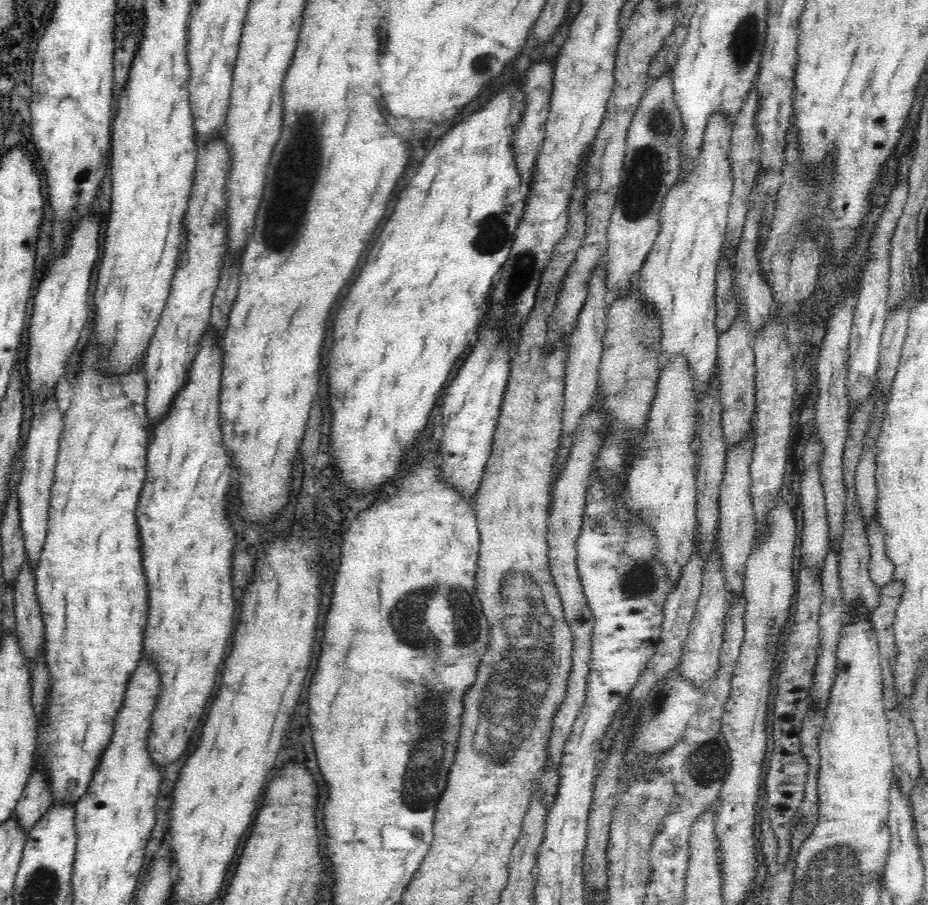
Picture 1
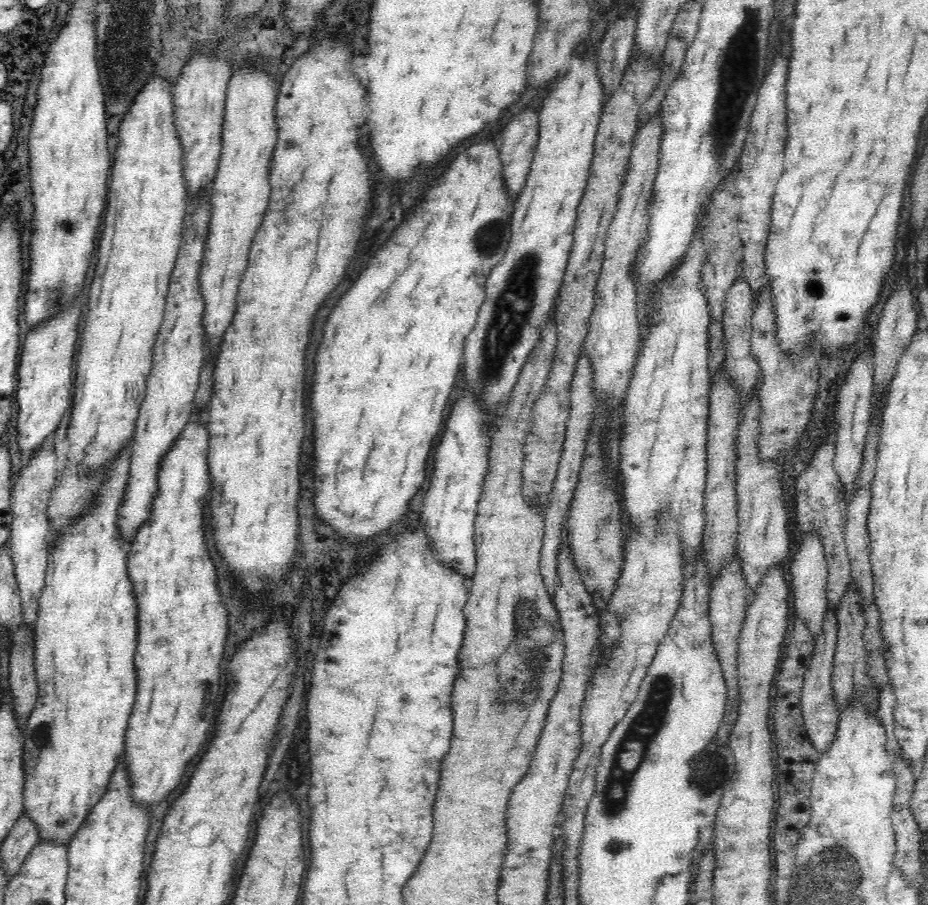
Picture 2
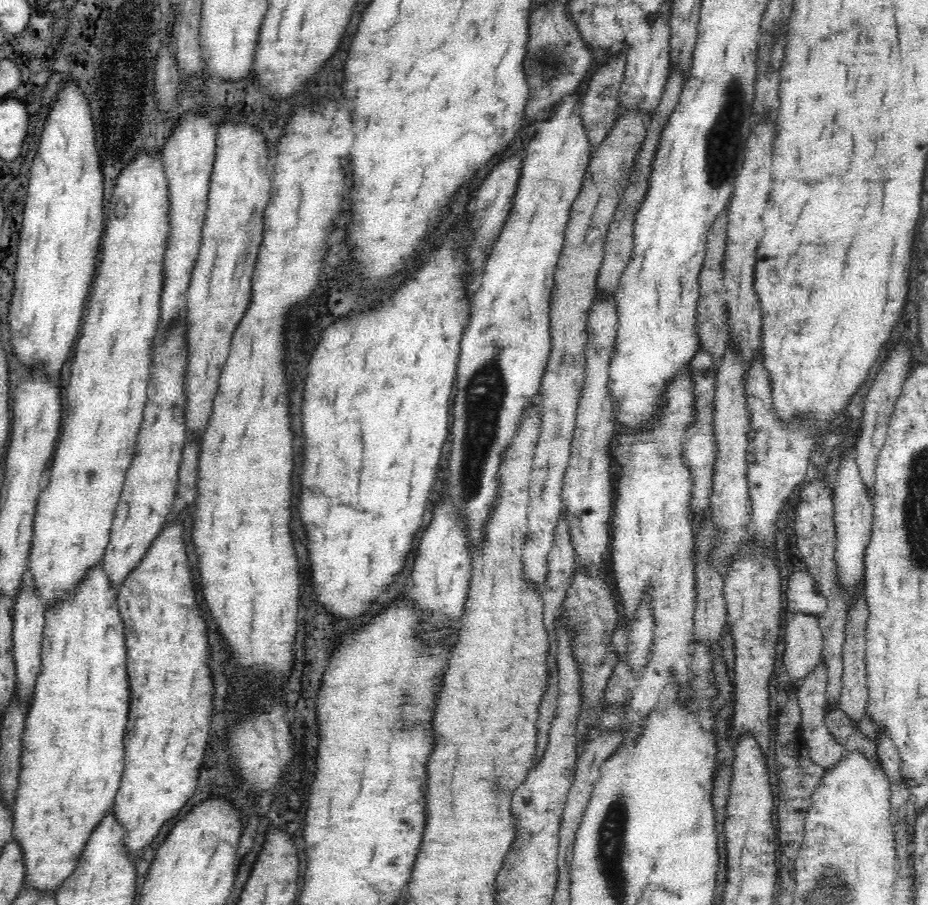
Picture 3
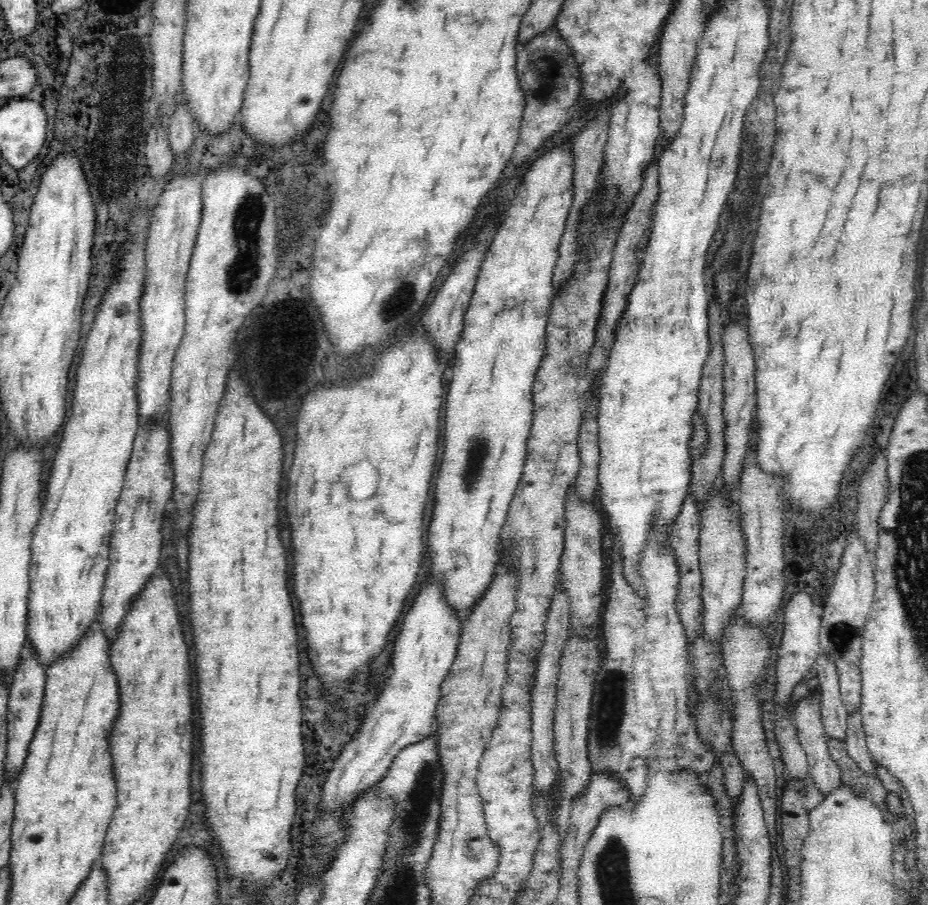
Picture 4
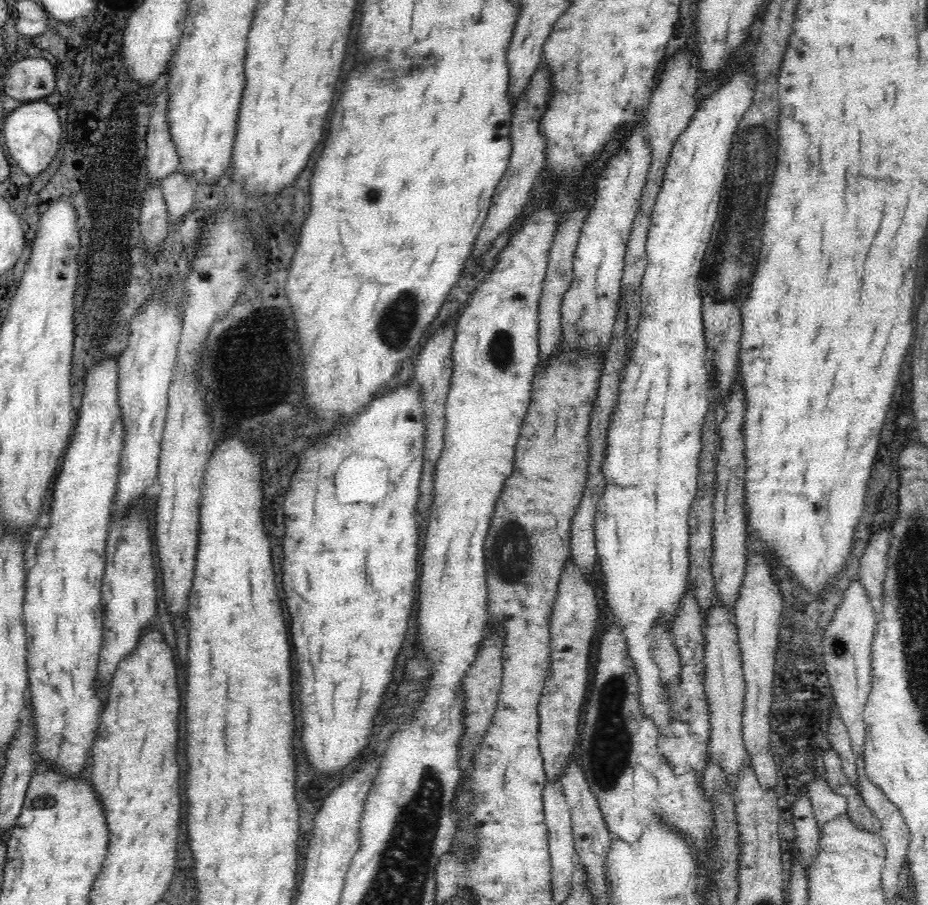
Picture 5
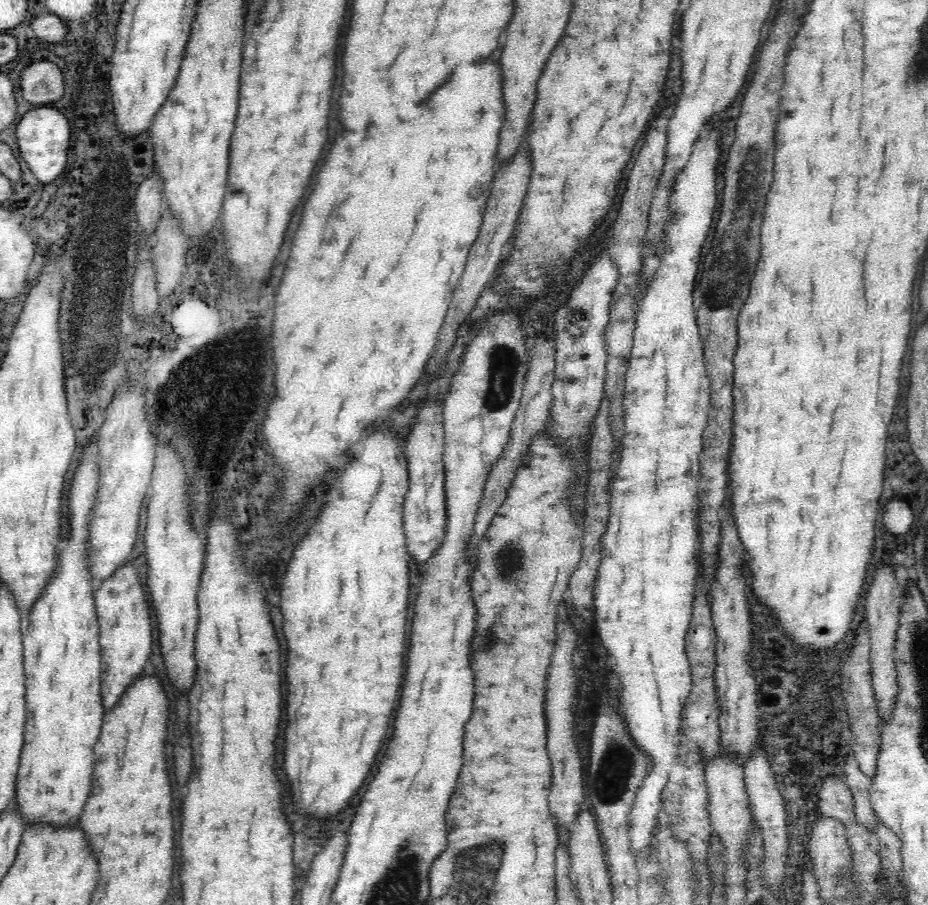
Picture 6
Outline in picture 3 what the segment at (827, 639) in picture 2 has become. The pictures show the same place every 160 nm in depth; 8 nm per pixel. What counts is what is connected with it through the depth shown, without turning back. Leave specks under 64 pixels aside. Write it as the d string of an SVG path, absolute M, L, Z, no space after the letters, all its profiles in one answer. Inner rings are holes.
M820 661L814 667L814 670L796 684L797 690L797 704L801 710L801 738L804 745L808 746L808 753L810 759L818 766L822 766L824 770L838 765L837 762L846 754L845 749L837 742L837 739L830 734L828 730L825 716L827 710L827 670L824 661Z

